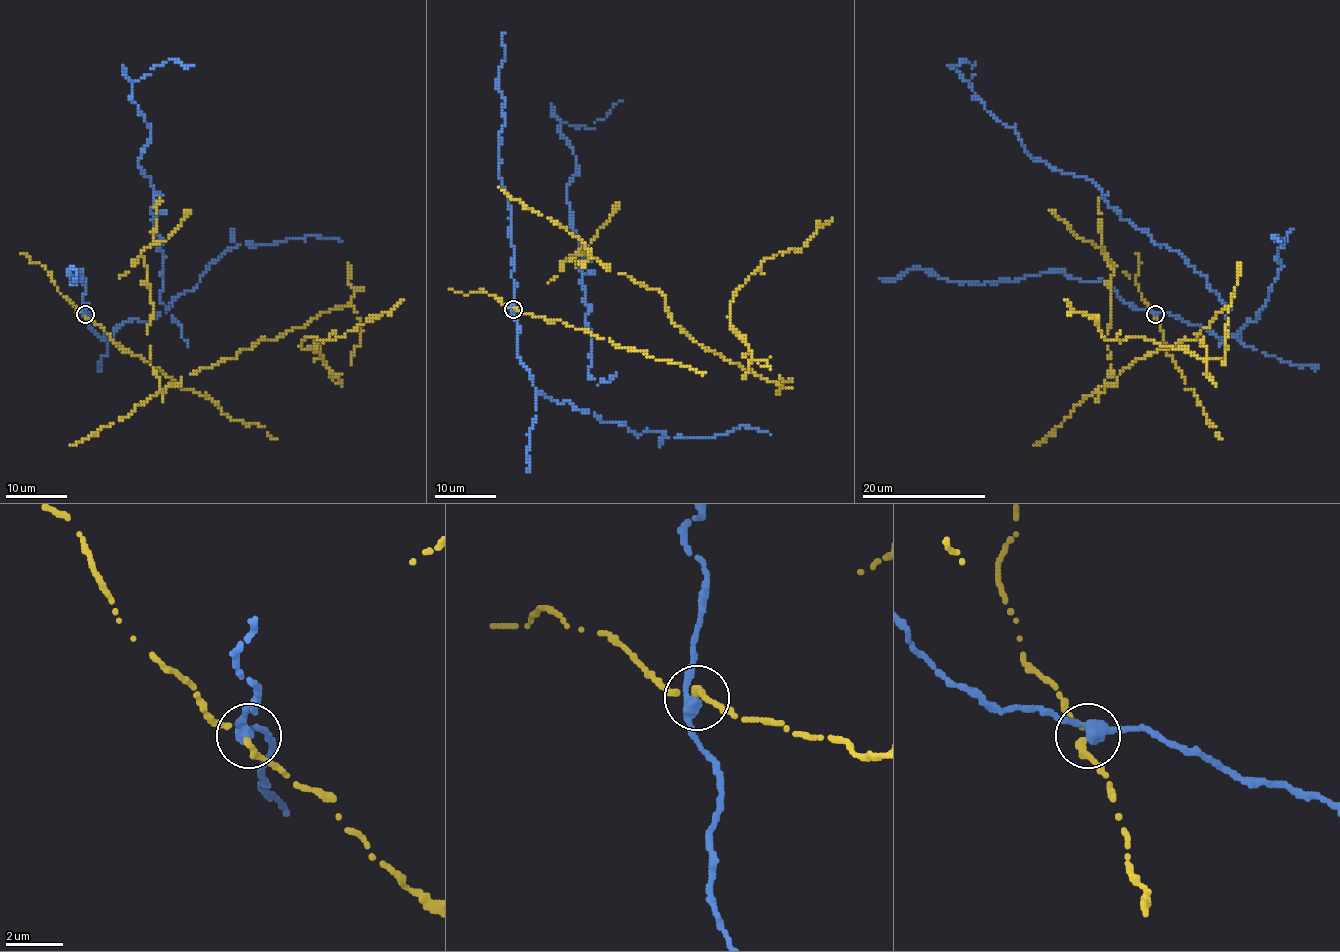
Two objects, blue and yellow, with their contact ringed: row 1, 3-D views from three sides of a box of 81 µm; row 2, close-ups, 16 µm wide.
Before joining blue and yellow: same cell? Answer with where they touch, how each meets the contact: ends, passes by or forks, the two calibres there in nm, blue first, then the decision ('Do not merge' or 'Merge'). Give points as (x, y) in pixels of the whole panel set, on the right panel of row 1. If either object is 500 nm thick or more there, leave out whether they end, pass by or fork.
Place: (1155, 314). At the ring blue passes by. At the ring yellow passes by. Thickness 320 nm (blue) against 190 nm. Do not merge

